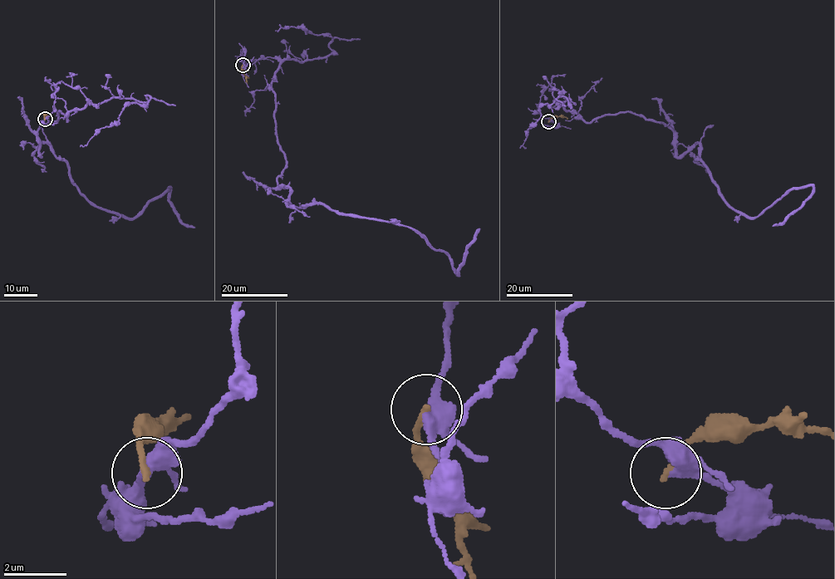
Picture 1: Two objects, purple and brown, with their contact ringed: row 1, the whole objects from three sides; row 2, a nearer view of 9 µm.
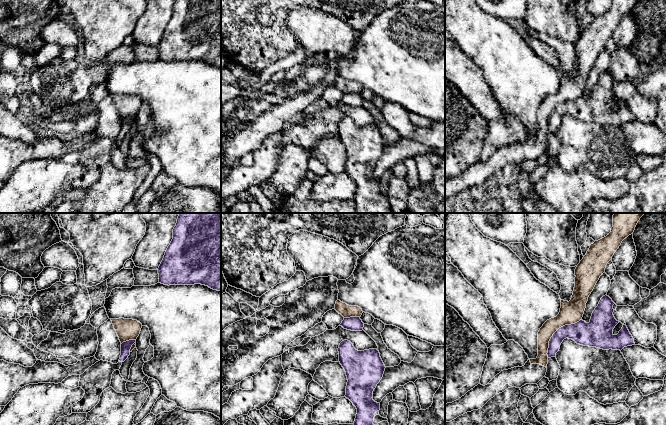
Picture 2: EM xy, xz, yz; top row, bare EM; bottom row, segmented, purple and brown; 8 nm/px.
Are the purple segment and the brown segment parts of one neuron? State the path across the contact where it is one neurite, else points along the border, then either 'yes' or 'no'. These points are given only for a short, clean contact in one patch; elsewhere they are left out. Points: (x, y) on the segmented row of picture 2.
along yz (581, 319), (561, 326), (553, 334), (549, 341), (547, 357) | no

